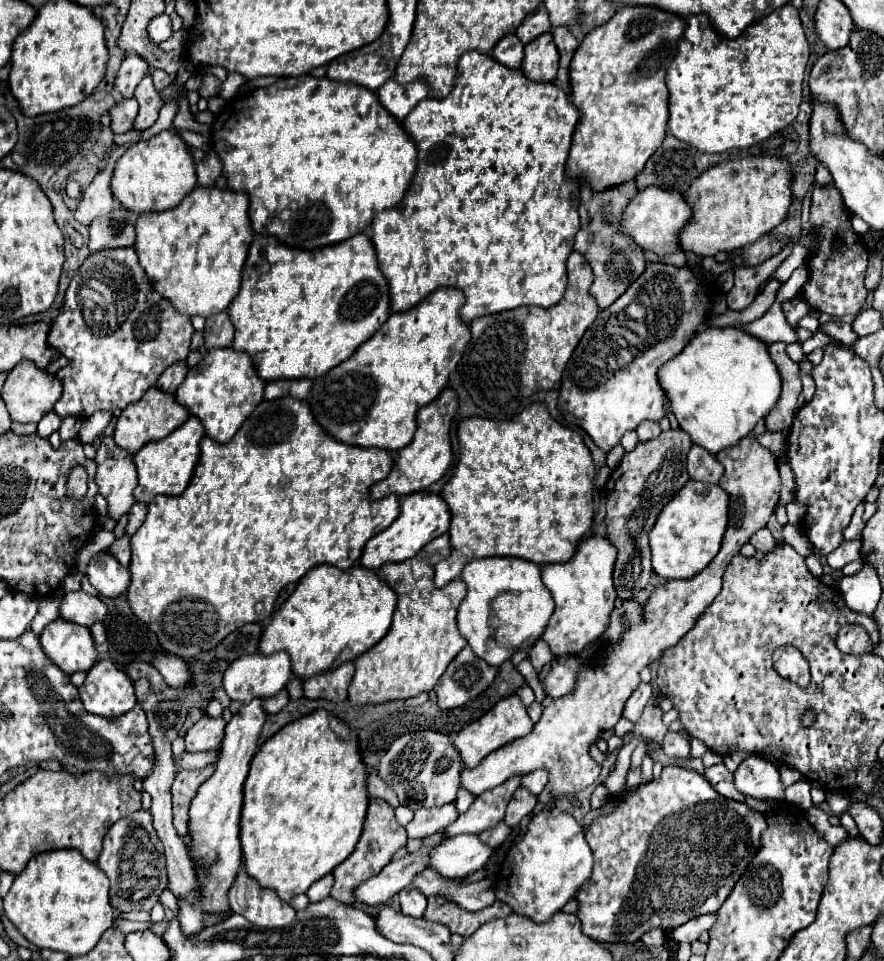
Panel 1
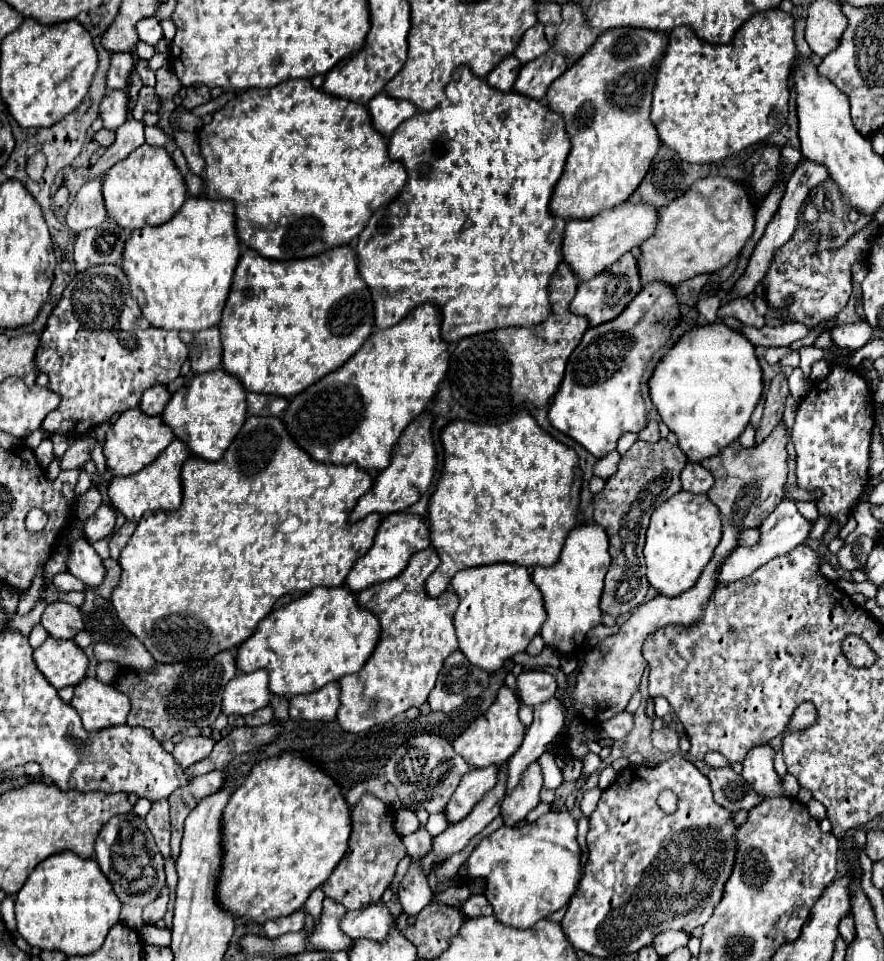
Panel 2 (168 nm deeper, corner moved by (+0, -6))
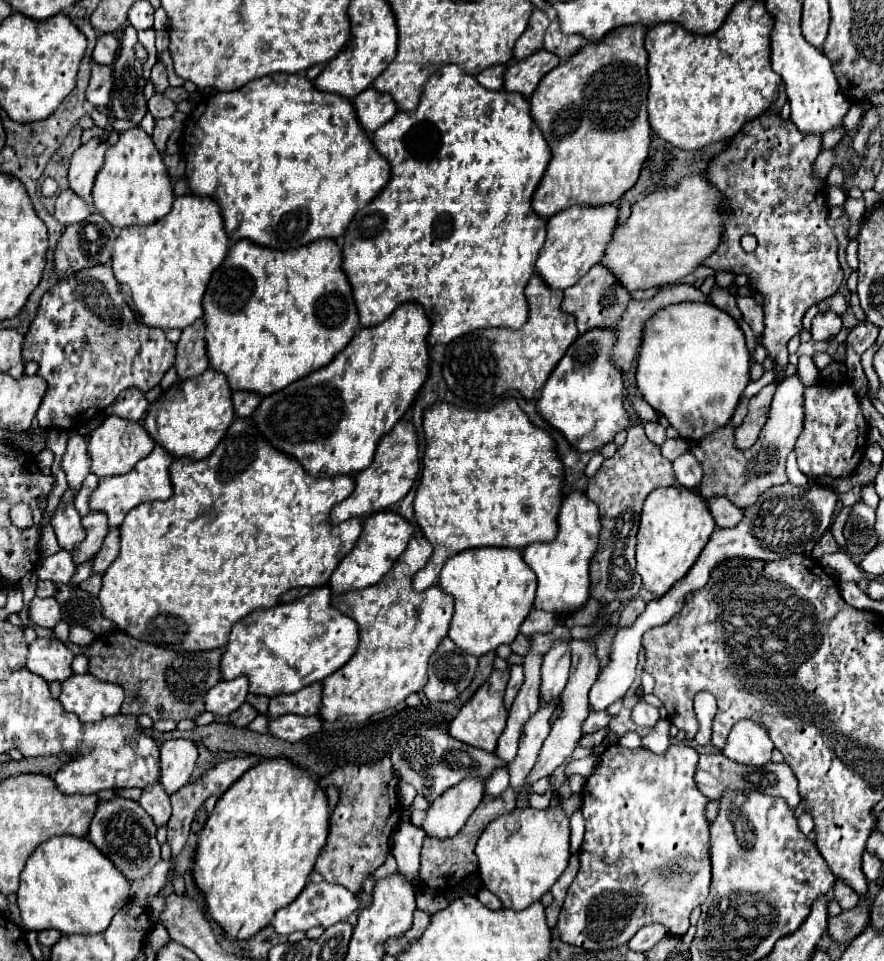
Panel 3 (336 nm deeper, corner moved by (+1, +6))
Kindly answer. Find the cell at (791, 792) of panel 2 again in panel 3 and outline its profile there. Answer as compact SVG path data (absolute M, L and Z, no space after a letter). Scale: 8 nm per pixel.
M722 753L714 755L700 755L698 769L696 769L696 783L698 789L708 797L708 799L718 799L724 795L724 791L740 793L740 791L758 791L758 793L768 793L774 797L786 799L790 807L798 807L800 803L800 793L798 793L798 781L794 771L788 767L788 763L766 763L762 767L748 767L740 765Z

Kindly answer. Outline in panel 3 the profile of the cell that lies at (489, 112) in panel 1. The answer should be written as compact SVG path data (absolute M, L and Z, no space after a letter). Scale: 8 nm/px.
M444 65L440 67L424 85L422 99L416 107L416 111L398 111L394 119L384 123L380 129L376 129L374 137L374 147L378 147L378 153L388 159L392 167L392 179L388 185L382 189L382 193L372 199L362 211L358 211L348 225L344 233L344 245L342 245L342 257L344 257L344 273L348 275L354 295L356 295L356 305L360 311L360 323L364 327L372 327L382 323L400 303L406 301L416 301L426 309L426 315L432 321L432 331L430 331L430 345L434 343L450 343L452 339L474 331L474 329L484 329L484 327L512 327L520 329L530 317L530 305L524 295L524 289L528 285L528 279L534 273L536 261L540 257L540 249L544 247L546 241L546 219L536 215L532 209L532 195L542 181L542 175L546 173L546 167L552 159L552 149L548 147L548 141L544 139L542 129L536 125L536 121L530 115L530 103L510 91L490 91L482 87L476 77L466 75L458 65Z

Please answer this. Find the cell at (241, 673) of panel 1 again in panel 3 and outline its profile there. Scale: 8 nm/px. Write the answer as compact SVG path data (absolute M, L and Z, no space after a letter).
M240 675L232 681L220 681L218 685L214 685L208 695L206 695L206 711L216 713L218 717L230 715L232 711L236 711L248 695L248 677Z

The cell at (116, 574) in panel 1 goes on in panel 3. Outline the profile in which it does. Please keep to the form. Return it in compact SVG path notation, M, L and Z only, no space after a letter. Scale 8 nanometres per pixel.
M58 505L52 527L58 537L58 543L66 551L76 551L76 547L84 541L84 527L80 523L80 513L74 509L74 505Z

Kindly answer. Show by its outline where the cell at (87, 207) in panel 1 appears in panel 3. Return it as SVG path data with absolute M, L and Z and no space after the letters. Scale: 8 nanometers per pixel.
M64 189L64 191L58 195L54 217L56 217L62 225L82 223L82 221L88 219L90 215L92 215L90 203L88 203L86 199L82 199L80 195L76 195L74 191Z

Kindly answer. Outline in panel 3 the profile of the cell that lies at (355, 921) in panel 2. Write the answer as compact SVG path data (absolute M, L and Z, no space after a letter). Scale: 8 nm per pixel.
M308 883L304 887L304 891L296 897L294 903L290 903L288 907L282 907L276 911L272 927L276 929L276 933L280 935L290 935L294 931L308 931L310 927L330 927L334 923L340 921L348 921L350 915L356 915L360 911L360 901L356 895L352 895L346 887L340 885L332 885L332 883Z

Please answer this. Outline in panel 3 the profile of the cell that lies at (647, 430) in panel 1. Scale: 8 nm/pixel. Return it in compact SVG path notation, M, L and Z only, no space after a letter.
M646 421L644 423L644 431L646 431L648 439L652 443L656 443L656 445L662 445L664 439L666 439L666 429L660 423L656 423L656 421Z

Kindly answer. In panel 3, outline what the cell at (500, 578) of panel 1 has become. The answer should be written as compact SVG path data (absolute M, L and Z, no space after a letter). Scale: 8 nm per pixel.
M478 547L468 549L464 553L458 553L446 561L446 565L440 571L438 585L454 597L456 611L454 619L450 623L448 637L464 651L482 657L488 651L494 651L498 645L510 645L516 635L520 633L520 625L528 617L530 609L534 607L536 599L536 575L530 571L530 567L524 563L522 553L516 549L500 549L500 547Z

